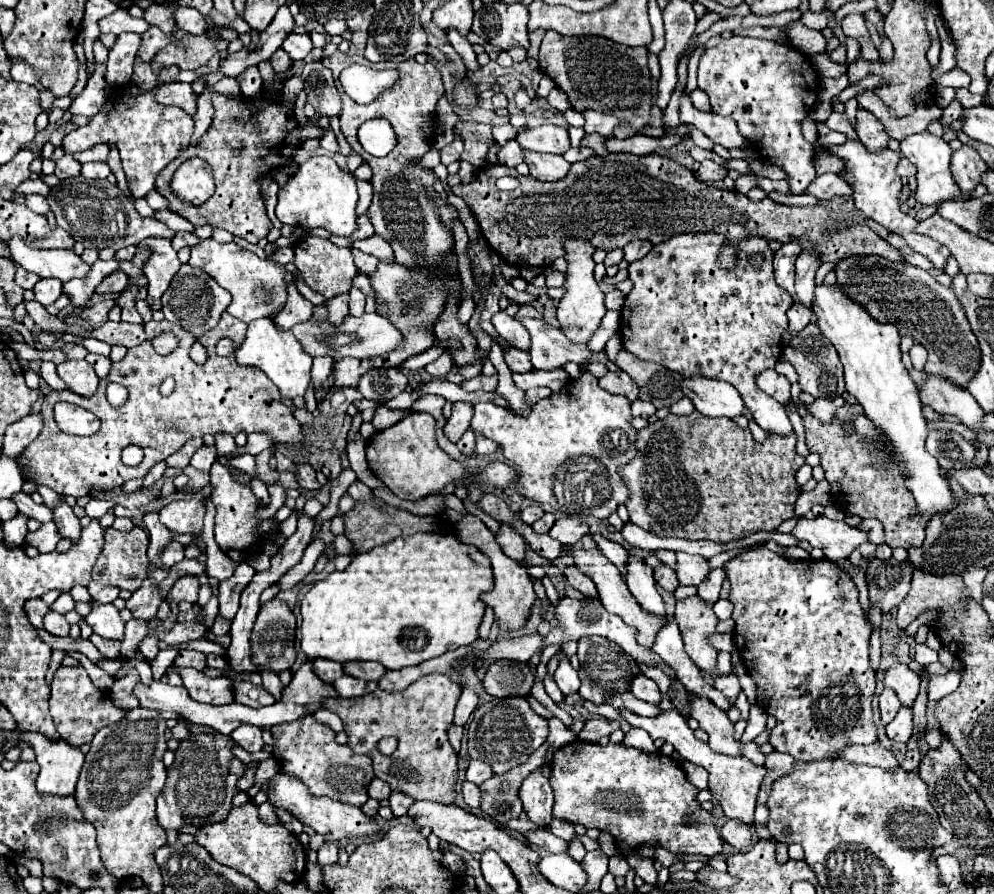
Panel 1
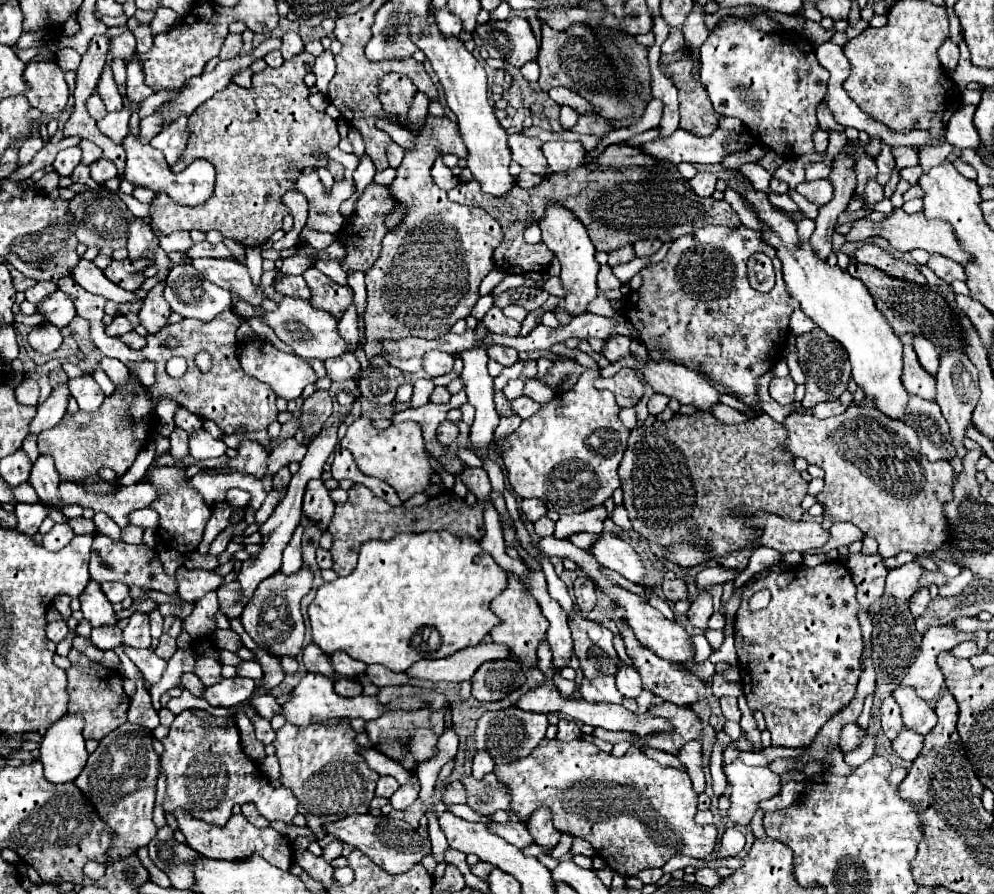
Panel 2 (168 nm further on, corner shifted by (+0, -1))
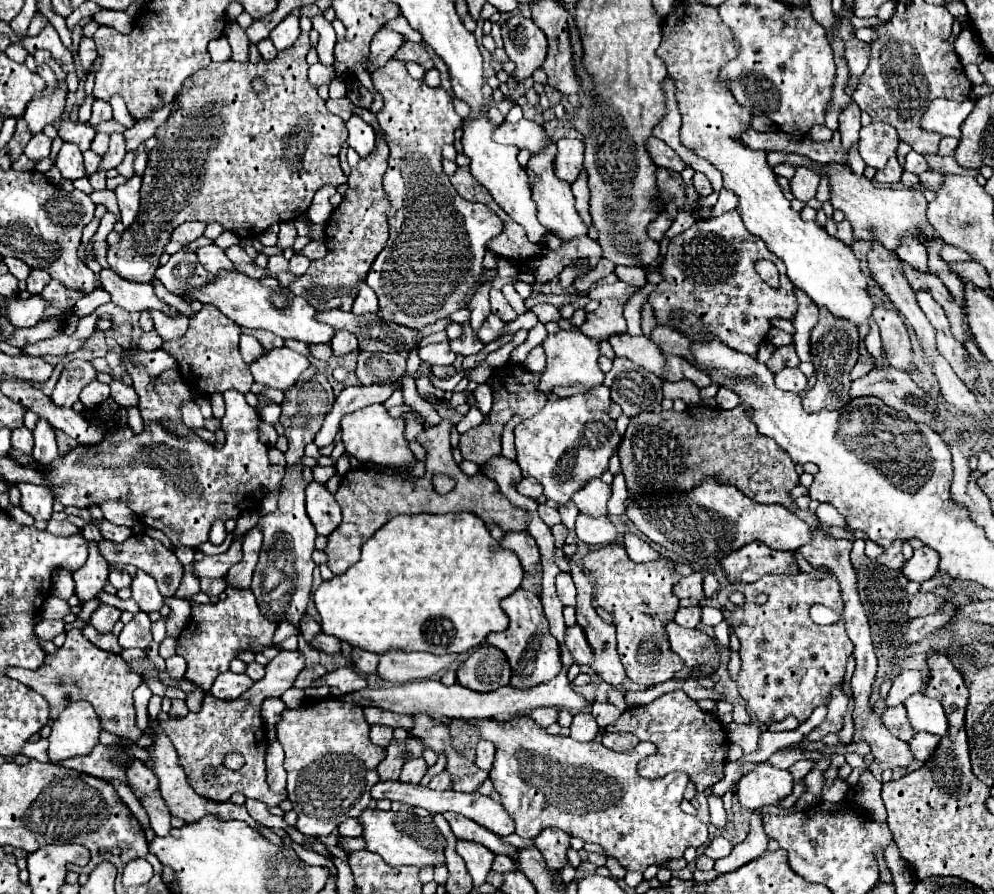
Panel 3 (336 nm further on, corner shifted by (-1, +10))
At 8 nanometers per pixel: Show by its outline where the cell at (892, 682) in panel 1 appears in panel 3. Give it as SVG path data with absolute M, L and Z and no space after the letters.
M914 693L904 703L908 709L910 723L916 731L926 731L934 735L946 735L948 733L948 719L942 709L942 705L936 699L930 699L922 693Z

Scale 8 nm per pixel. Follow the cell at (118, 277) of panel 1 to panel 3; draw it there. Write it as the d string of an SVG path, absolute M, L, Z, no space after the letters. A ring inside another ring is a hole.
M300 33L296 43L280 51L272 61L210 63L184 81L174 101L174 113L158 127L158 143L148 153L148 165L142 175L142 209L138 221L122 233L120 243L108 249L108 265L114 273L128 281L148 283L158 269L158 259L172 231L184 221L216 221L240 239L254 239L274 223L296 221L306 215L320 187L338 187L348 181L338 165L340 145L348 139L348 131L344 121L326 109L316 87L308 81L308 49L308 33ZM256 77L266 83L262 93L256 93L252 87Z

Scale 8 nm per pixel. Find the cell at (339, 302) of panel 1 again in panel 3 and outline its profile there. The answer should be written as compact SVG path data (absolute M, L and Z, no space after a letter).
M376 137L374 151L368 157L362 157L360 163L352 169L344 199L326 221L326 237L324 237L324 243L328 247L326 257L312 261L308 271L288 285L292 293L306 297L306 301L310 301L310 305L314 305L314 309L318 311L328 311L328 309L350 311L358 295L358 281L364 281L366 273L370 271L370 265L374 263L374 259L388 241L386 211L390 203L382 189L382 175L386 167L388 167L388 145L386 141Z

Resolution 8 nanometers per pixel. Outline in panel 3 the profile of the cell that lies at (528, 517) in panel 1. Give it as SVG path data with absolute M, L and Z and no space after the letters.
M524 477L524 479L520 479L520 481L516 483L516 491L518 491L520 495L524 495L524 497L536 499L536 497L542 495L542 485L540 485L538 481L530 479L530 477Z

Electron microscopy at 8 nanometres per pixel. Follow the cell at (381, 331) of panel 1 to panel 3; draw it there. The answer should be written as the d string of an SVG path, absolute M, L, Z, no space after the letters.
M226 271L226 273L218 273L214 281L210 281L204 287L194 287L194 289L178 289L178 293L182 293L182 297L192 303L192 301L200 301L202 305L214 305L220 313L224 313L226 317L230 317L236 325L240 327L250 327L250 329L266 329L276 333L282 339L300 339L304 343L328 343L334 335L332 327L322 325L314 319L314 307L294 295L290 289L286 287L264 287L258 279L250 279L240 271Z

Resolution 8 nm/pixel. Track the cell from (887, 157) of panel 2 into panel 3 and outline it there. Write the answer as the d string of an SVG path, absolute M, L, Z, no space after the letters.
M892 157L892 159L890 159L890 163L886 165L886 169L878 171L878 173L874 175L874 179L876 179L878 183L890 185L890 183L898 183L898 181L900 181L900 177L902 177L902 173L904 173L902 165L896 161L896 157Z

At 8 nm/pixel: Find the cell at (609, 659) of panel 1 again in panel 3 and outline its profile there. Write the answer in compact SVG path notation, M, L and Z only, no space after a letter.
M564 571L558 573L556 589L558 589L558 597L564 605L576 605L576 587L574 587L570 573L564 573Z

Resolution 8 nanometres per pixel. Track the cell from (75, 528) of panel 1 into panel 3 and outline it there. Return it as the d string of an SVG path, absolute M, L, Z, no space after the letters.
M38 419L36 427L34 427L34 459L42 465L50 465L56 457L58 457L58 447L56 447L56 439L54 439L54 427L46 421L46 419Z

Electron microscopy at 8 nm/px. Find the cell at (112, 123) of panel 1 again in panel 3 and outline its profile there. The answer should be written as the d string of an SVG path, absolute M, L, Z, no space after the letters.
M64 143L62 145L62 149L58 151L58 157L56 157L54 165L60 169L62 177L68 179L68 181L76 181L80 177L86 177L82 151L74 143Z

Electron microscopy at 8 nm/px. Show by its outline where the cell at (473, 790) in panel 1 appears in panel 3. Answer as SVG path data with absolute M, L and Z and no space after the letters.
M442 771L442 773L434 775L434 777L430 779L428 787L430 787L430 789L434 789L434 791L446 791L446 789L450 787L450 775L448 775L446 771Z

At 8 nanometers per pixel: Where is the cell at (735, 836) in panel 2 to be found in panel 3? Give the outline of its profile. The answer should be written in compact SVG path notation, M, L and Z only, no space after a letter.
M720 835L720 837L716 837L706 849L704 849L704 855L708 855L710 859L722 859L722 857L726 857L728 853L732 851L732 843L724 837L724 835Z

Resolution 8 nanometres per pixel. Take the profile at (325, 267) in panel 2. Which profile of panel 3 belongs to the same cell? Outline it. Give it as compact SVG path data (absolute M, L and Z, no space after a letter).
M320 239L320 241L310 241L306 247L302 247L302 249L298 251L298 255L308 257L310 261L322 259L322 257L326 255L326 245L324 245L324 239Z

